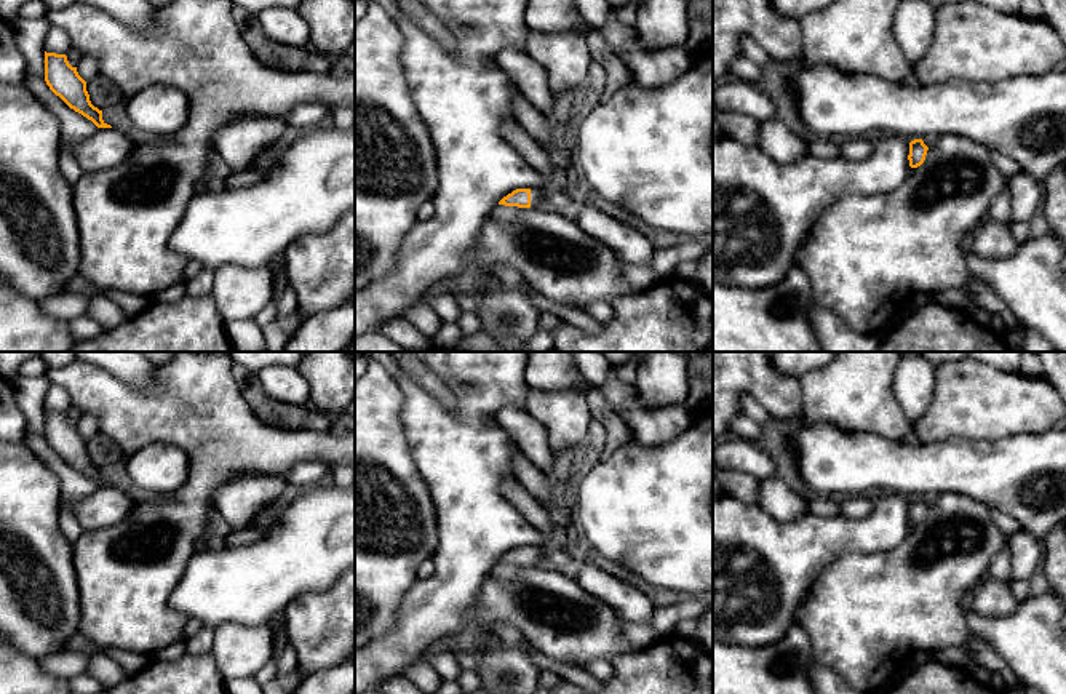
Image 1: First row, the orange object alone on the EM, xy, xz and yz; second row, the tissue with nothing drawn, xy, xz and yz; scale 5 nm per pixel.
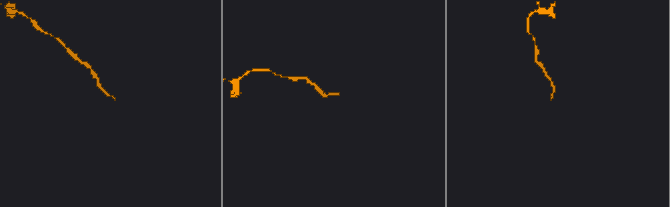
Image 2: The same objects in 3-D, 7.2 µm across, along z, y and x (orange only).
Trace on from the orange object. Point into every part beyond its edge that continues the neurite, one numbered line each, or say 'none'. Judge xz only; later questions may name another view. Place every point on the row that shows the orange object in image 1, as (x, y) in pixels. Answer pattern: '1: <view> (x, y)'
1: xz (536, 194)

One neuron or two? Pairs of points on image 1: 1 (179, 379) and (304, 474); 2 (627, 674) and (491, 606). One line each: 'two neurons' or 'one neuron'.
1: two neurons
2: two neurons

